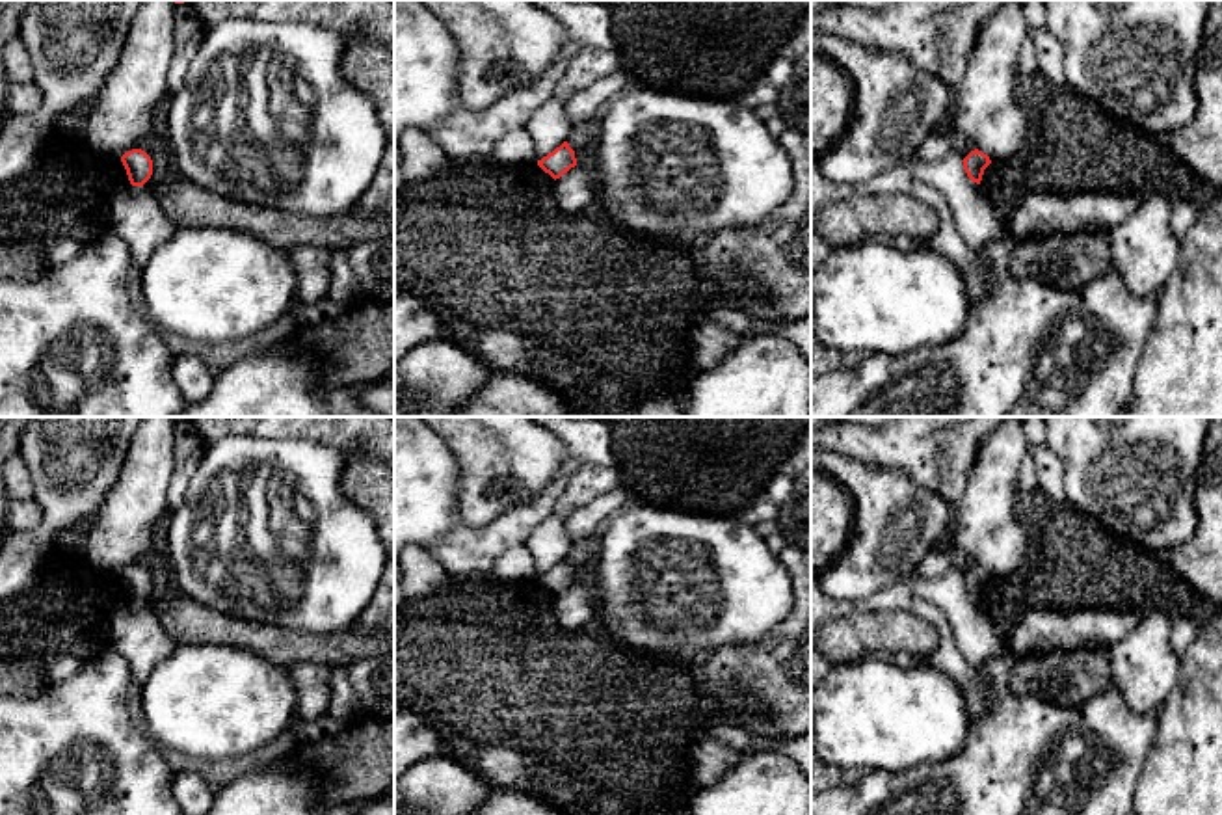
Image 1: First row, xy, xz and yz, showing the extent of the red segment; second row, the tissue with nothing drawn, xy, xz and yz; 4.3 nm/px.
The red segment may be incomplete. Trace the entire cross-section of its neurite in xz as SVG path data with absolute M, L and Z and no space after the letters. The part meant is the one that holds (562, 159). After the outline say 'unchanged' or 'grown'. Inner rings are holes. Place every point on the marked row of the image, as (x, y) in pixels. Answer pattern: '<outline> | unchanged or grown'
M564 141L552 153L538 160L538 166L556 180L577 166L575 151Z | unchanged

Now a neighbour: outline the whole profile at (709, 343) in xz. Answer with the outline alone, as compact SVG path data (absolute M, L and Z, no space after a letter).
M701 318L690 329L690 363L696 370L716 367L737 344L740 335Z

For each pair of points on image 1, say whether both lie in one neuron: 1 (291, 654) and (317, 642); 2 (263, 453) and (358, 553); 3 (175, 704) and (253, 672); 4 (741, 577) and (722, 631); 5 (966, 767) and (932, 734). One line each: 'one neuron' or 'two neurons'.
1: one neuron
2: one neuron
3: one neuron
4: one neuron
5: two neurons

